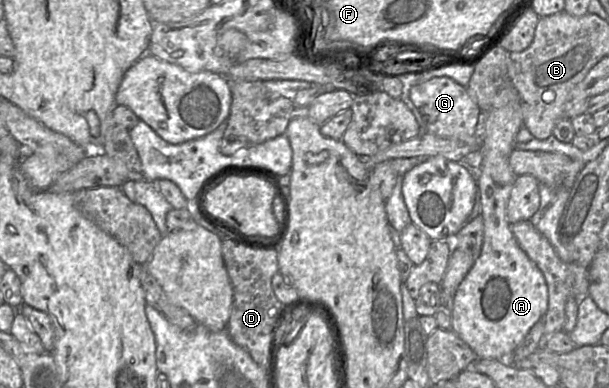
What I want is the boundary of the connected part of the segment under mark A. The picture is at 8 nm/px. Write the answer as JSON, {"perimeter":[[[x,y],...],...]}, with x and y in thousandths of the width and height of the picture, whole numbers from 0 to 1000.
{"perimeter":[[[831,219],[821,227],[814,247],[810,255],[808,276],[803,286],[791,286],[796,291],[796,317],[793,332],[793,356],[788,392],[791,397],[791,420],[785,438],[783,479],[790,510],[790,554],[795,570],[795,616],[787,662],[780,670],[778,683],[770,696],[760,724],[752,737],[745,763],[744,763],[744,799],[742,799],[742,825],[741,825],[741,851],[747,856],[755,874],[759,874],[783,915],[787,925],[801,928],[829,928],[837,925],[842,907],[854,892],[854,887],[862,874],[864,863],[869,858],[870,848],[885,827],[888,827],[900,796],[900,742],[893,716],[892,704],[880,686],[880,680],[870,670],[865,655],[854,639],[847,613],[844,611],[837,577],[833,564],[833,526],[837,508],[841,482],[846,472],[849,451],[842,443],[836,407],[841,389],[847,381],[847,348],[859,322],[854,253],[849,232],[841,219]]]}

